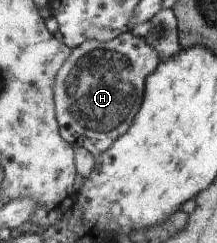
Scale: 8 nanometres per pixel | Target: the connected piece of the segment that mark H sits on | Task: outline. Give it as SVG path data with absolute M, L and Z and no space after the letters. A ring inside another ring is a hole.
M122 33L108 42L85 41L71 53L64 68L57 75L56 111L61 135L71 145L87 148L94 156L105 153L113 147L124 133L132 127L133 120L140 112L146 91L147 77L157 71L160 55L143 34Z

